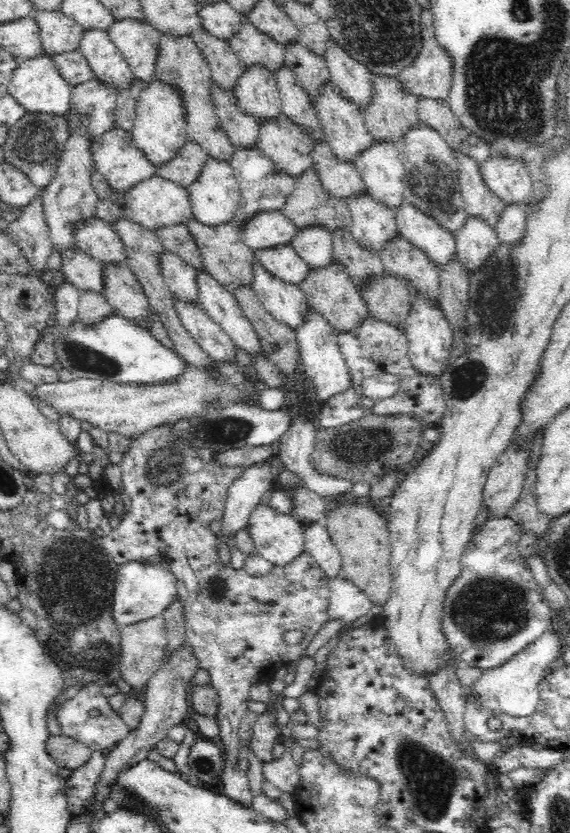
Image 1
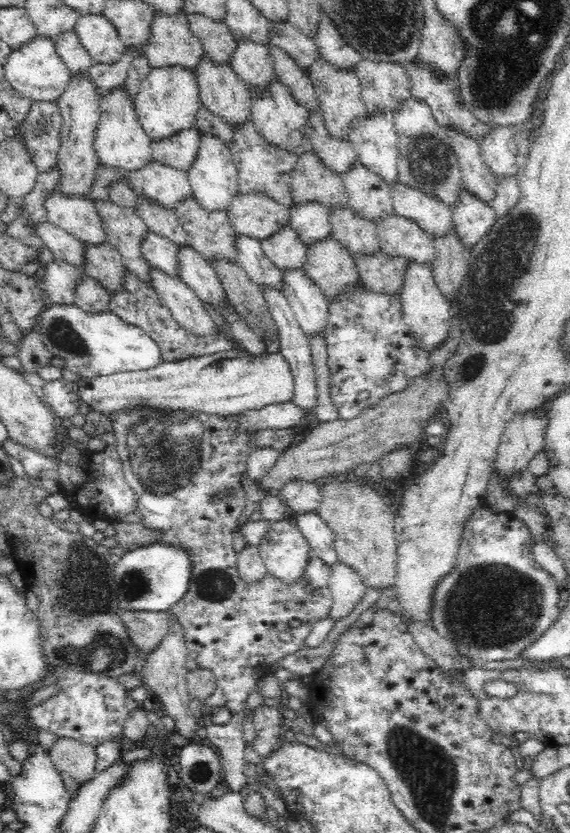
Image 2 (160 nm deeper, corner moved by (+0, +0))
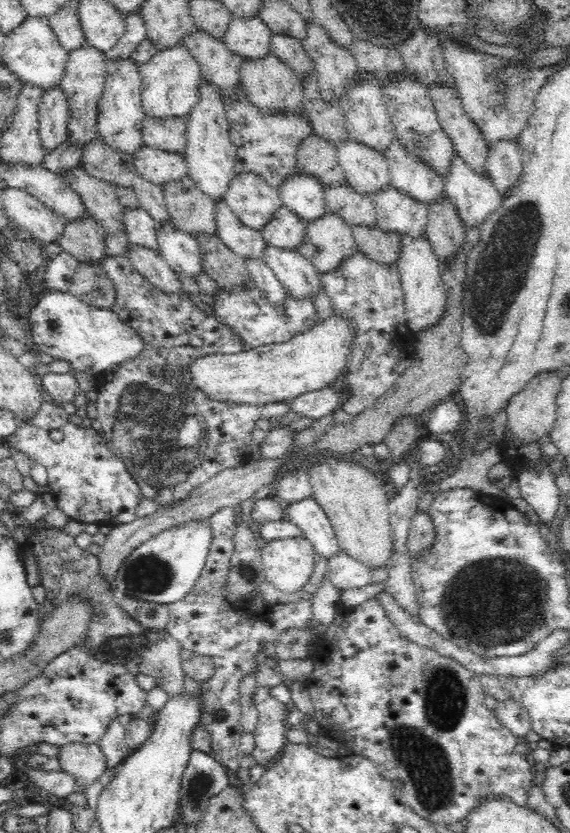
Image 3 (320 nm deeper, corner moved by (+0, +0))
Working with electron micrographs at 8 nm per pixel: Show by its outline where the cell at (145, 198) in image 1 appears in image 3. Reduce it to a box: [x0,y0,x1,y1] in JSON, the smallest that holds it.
[132,145,188,188]

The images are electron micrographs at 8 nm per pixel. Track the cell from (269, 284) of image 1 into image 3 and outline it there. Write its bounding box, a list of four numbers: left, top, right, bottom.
[215,199,267,261]

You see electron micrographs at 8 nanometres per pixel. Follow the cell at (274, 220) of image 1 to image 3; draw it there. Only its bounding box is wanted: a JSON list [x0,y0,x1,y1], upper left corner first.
[223,172,283,231]

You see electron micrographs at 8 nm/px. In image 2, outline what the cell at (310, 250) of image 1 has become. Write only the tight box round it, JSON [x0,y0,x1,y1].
[289,201,331,247]

